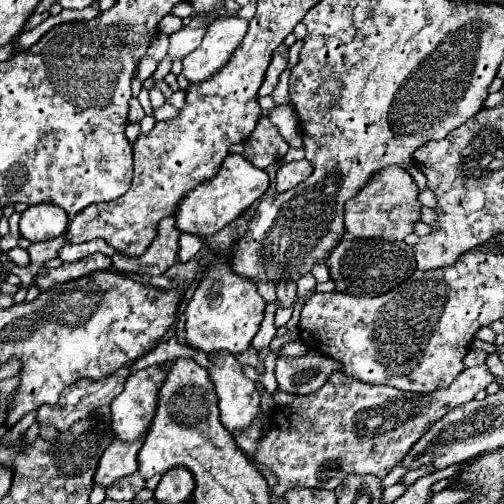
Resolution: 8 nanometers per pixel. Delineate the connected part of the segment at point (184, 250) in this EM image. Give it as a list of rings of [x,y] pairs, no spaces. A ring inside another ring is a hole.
[[[181,233],[179,237],[179,253],[177,253],[177,261],[179,263],[187,263],[189,259],[193,259],[199,249],[203,247],[201,239],[197,235],[187,235],[187,233]]]

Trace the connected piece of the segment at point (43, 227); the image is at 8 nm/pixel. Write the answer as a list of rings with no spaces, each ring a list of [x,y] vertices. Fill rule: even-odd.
[[[39,203],[31,205],[21,213],[19,231],[25,239],[31,243],[39,241],[51,241],[67,231],[69,219],[63,209],[51,205],[51,203]]]

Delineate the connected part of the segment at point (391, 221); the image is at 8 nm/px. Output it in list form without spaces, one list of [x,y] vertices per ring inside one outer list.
[[[389,165],[387,169],[381,169],[371,181],[345,205],[345,229],[353,237],[395,237],[405,239],[409,233],[413,233],[413,223],[419,221],[419,199],[417,199],[417,185],[413,183],[411,175],[397,167]]]

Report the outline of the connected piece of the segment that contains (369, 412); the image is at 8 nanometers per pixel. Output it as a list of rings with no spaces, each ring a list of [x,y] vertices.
[[[479,365],[459,373],[459,377],[447,389],[437,389],[429,395],[415,395],[389,385],[361,383],[347,377],[345,373],[333,373],[321,389],[309,395],[299,395],[293,403],[285,407],[275,407],[271,411],[267,435],[257,441],[257,449],[251,459],[253,463],[265,465],[271,475],[277,477],[277,485],[271,489],[271,493],[279,499],[285,495],[285,491],[295,487],[333,491],[347,479],[347,475],[375,475],[383,479],[411,451],[415,441],[423,437],[429,425],[439,421],[439,417],[445,417],[457,405],[471,401],[493,379],[495,377],[489,373],[487,365]]]

